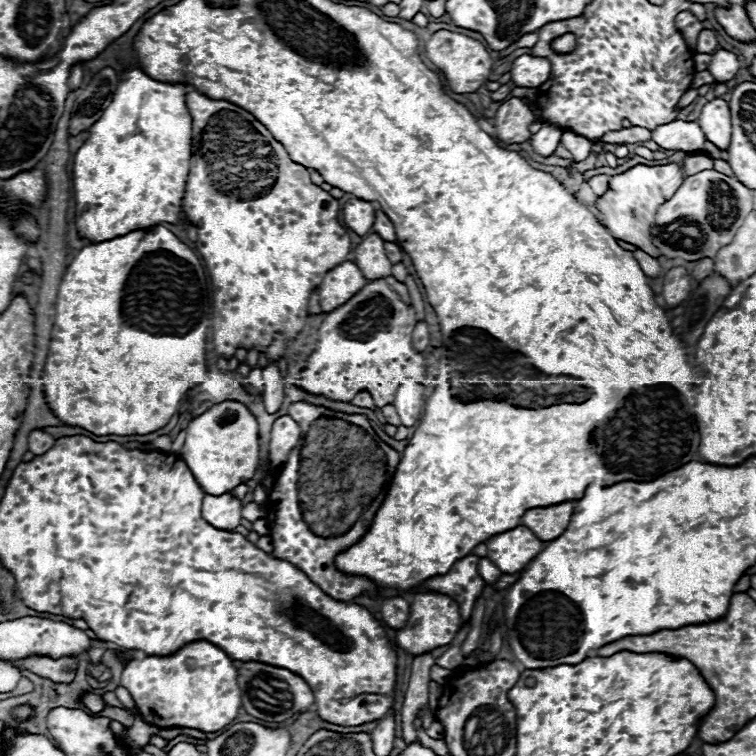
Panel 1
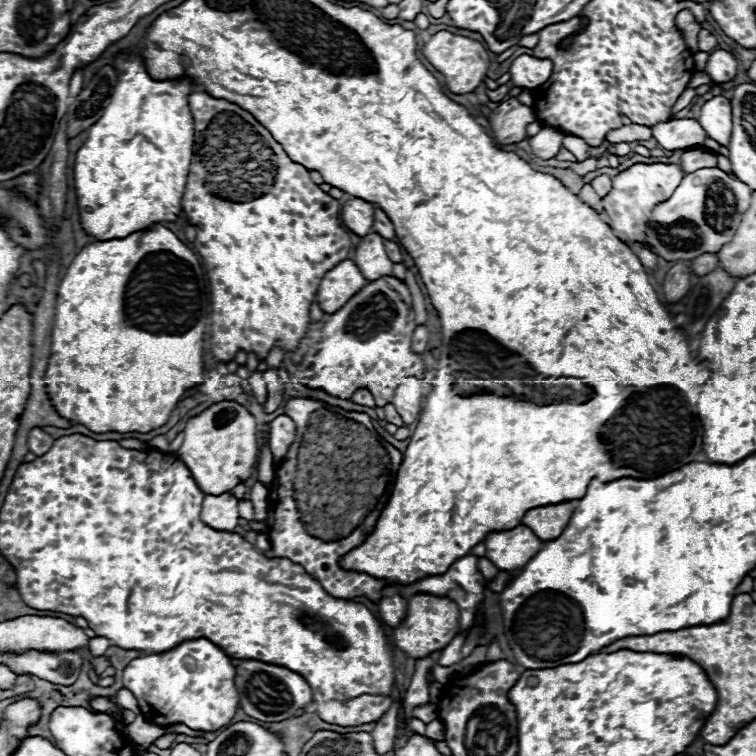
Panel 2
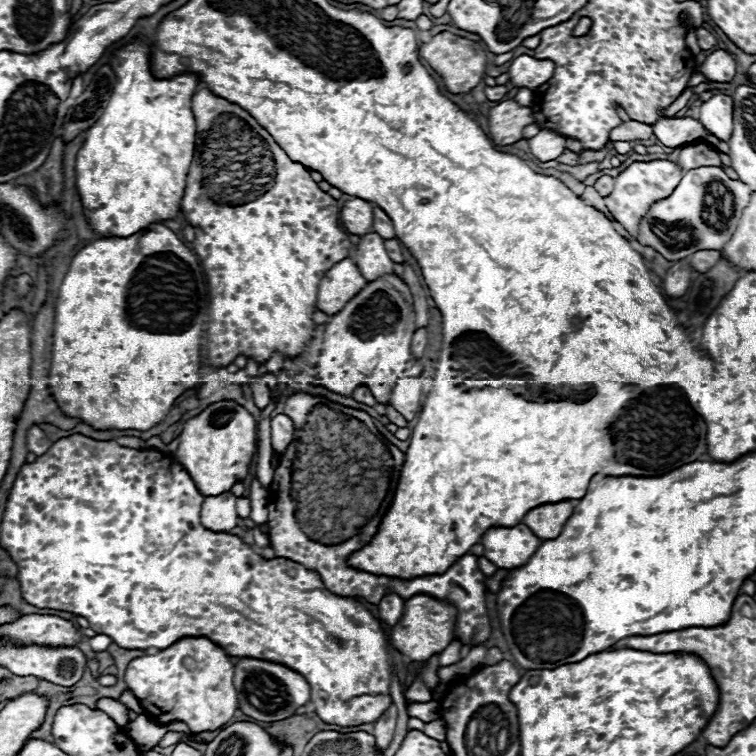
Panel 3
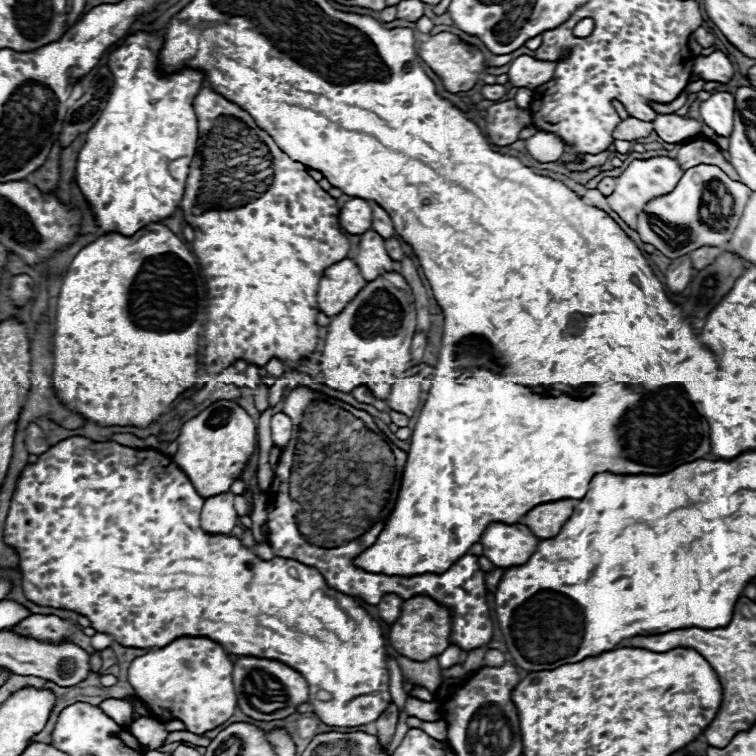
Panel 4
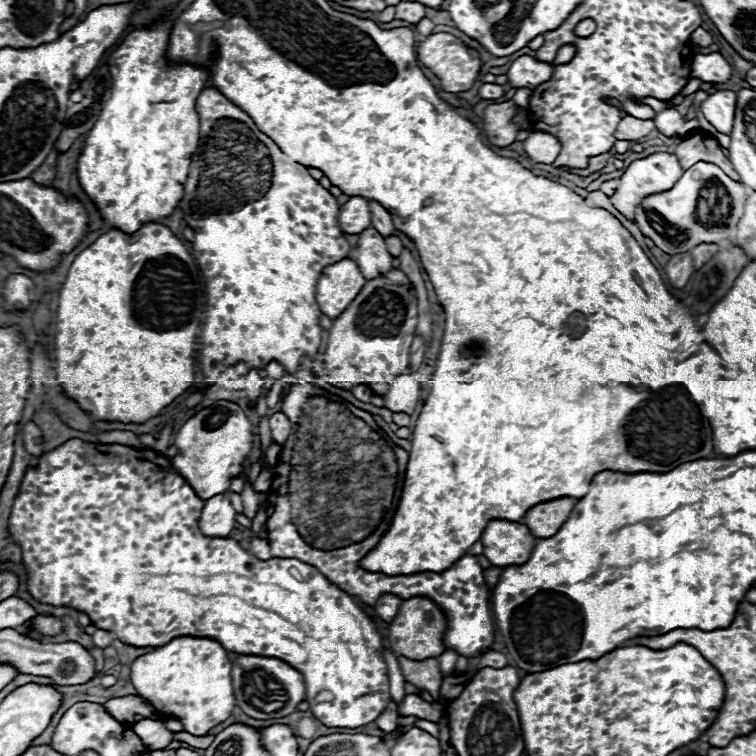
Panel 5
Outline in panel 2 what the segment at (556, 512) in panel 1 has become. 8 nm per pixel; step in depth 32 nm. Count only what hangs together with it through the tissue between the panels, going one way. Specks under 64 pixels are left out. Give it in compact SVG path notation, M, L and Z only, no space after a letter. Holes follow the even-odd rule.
M574 500L562 504L548 504L546 508L532 508L522 518L522 524L528 526L540 540L554 540L562 534L574 508L576 508Z

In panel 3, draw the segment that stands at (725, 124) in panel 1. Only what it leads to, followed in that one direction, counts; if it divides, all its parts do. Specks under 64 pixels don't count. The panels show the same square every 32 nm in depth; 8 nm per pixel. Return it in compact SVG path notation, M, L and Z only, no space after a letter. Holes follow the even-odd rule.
M714 94L700 108L700 122L720 140L728 140L732 134L734 100L728 94Z

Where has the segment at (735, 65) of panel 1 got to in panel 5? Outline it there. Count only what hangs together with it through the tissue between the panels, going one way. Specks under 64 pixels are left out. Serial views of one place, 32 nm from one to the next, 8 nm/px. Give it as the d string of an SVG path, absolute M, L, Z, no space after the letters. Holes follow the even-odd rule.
M714 52L714 54L696 54L694 60L692 60L692 70L690 70L690 76L692 78L698 78L706 84L712 84L712 82L726 82L730 78L730 64L724 60L722 54Z

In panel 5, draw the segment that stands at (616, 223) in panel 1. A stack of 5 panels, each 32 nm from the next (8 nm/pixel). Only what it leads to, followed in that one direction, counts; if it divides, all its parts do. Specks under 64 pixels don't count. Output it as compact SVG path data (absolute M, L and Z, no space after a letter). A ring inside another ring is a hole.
M654 152L648 158L632 162L620 178L618 192L610 202L630 220L634 220L634 208L648 194L670 190L682 176L682 166L676 154Z

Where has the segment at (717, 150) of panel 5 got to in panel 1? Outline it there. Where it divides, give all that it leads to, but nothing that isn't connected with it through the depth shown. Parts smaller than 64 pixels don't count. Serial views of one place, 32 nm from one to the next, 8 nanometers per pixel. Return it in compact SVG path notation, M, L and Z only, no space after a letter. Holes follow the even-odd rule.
M688 152L684 156L682 168L684 168L686 174L694 174L694 172L700 172L700 170L706 170L706 168L714 168L714 160L704 152Z

